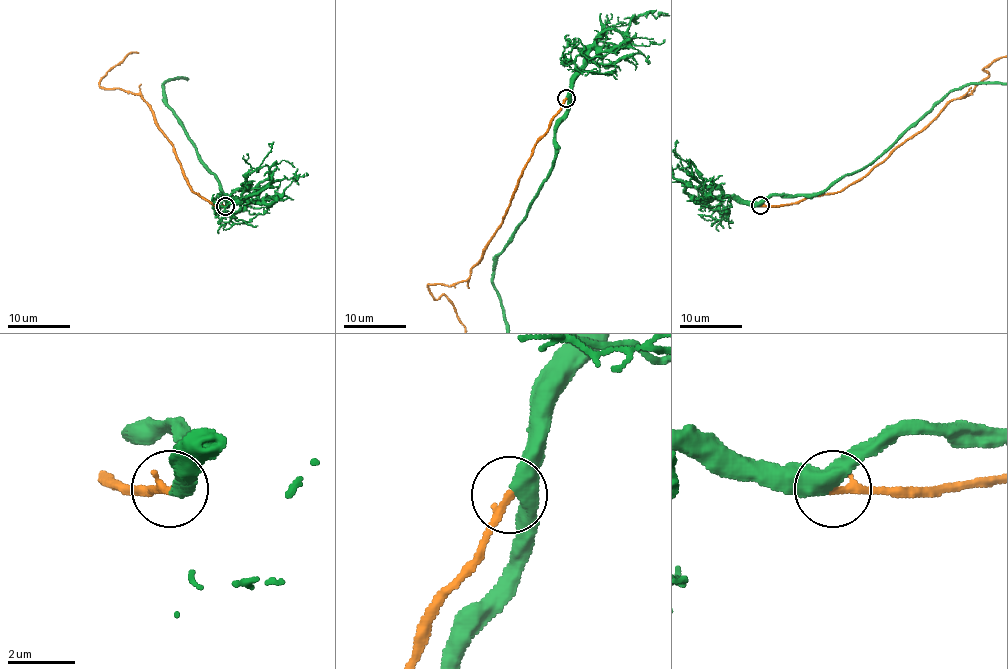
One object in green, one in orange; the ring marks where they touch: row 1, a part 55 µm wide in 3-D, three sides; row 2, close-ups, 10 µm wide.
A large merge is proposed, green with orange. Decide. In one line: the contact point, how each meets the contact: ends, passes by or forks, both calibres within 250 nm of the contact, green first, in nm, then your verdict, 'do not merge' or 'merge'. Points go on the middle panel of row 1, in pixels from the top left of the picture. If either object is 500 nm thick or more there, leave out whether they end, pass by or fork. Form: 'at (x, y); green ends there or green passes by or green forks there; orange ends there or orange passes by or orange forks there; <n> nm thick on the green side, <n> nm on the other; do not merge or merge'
at (566, 98); green passes by; orange ends there; 440 nm thick on the green side, 240 nm on the other; merge

